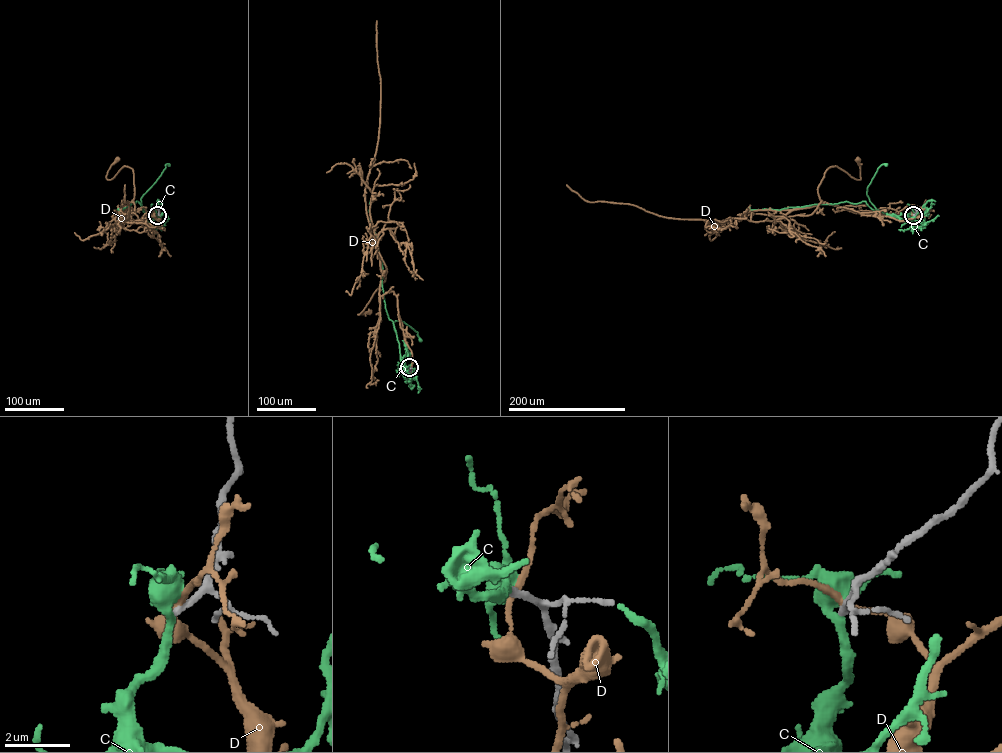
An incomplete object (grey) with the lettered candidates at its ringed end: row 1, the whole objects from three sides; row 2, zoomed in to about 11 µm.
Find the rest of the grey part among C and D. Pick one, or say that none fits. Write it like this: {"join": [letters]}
{"join": ["C"]}

